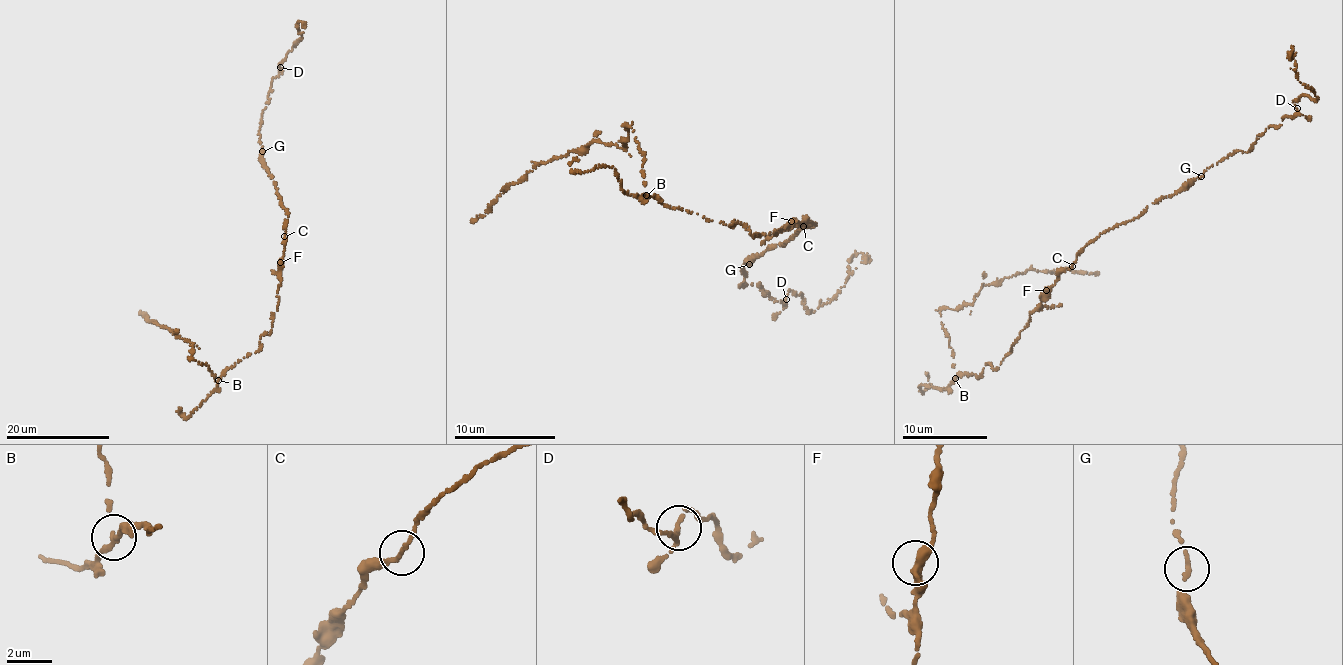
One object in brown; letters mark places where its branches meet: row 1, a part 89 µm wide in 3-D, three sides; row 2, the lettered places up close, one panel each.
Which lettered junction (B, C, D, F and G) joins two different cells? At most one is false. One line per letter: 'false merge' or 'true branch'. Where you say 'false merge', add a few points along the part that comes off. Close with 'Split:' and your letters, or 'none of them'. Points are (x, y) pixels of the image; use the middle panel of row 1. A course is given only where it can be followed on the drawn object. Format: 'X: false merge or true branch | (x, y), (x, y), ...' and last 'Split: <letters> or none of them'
B: false merge | (646, 194), (646, 160), (627, 128), (628, 141), (622, 149), (592, 141), (563, 156), (541, 162), (471, 222)
C: true branch
D: true branch
F: true branch
G: true branch
Split: B

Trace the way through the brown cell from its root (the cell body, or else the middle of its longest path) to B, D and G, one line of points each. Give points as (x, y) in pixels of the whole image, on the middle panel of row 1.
B: (793, 227), (754, 237), (743, 225), (706, 219), (646, 194)
D: (793, 227), (815, 225), (741, 268), (739, 286), (757, 284), (764, 297), (786, 299)
G: (793, 227), (803, 221), (805, 227), (811, 221), (815, 225), (749, 264)

